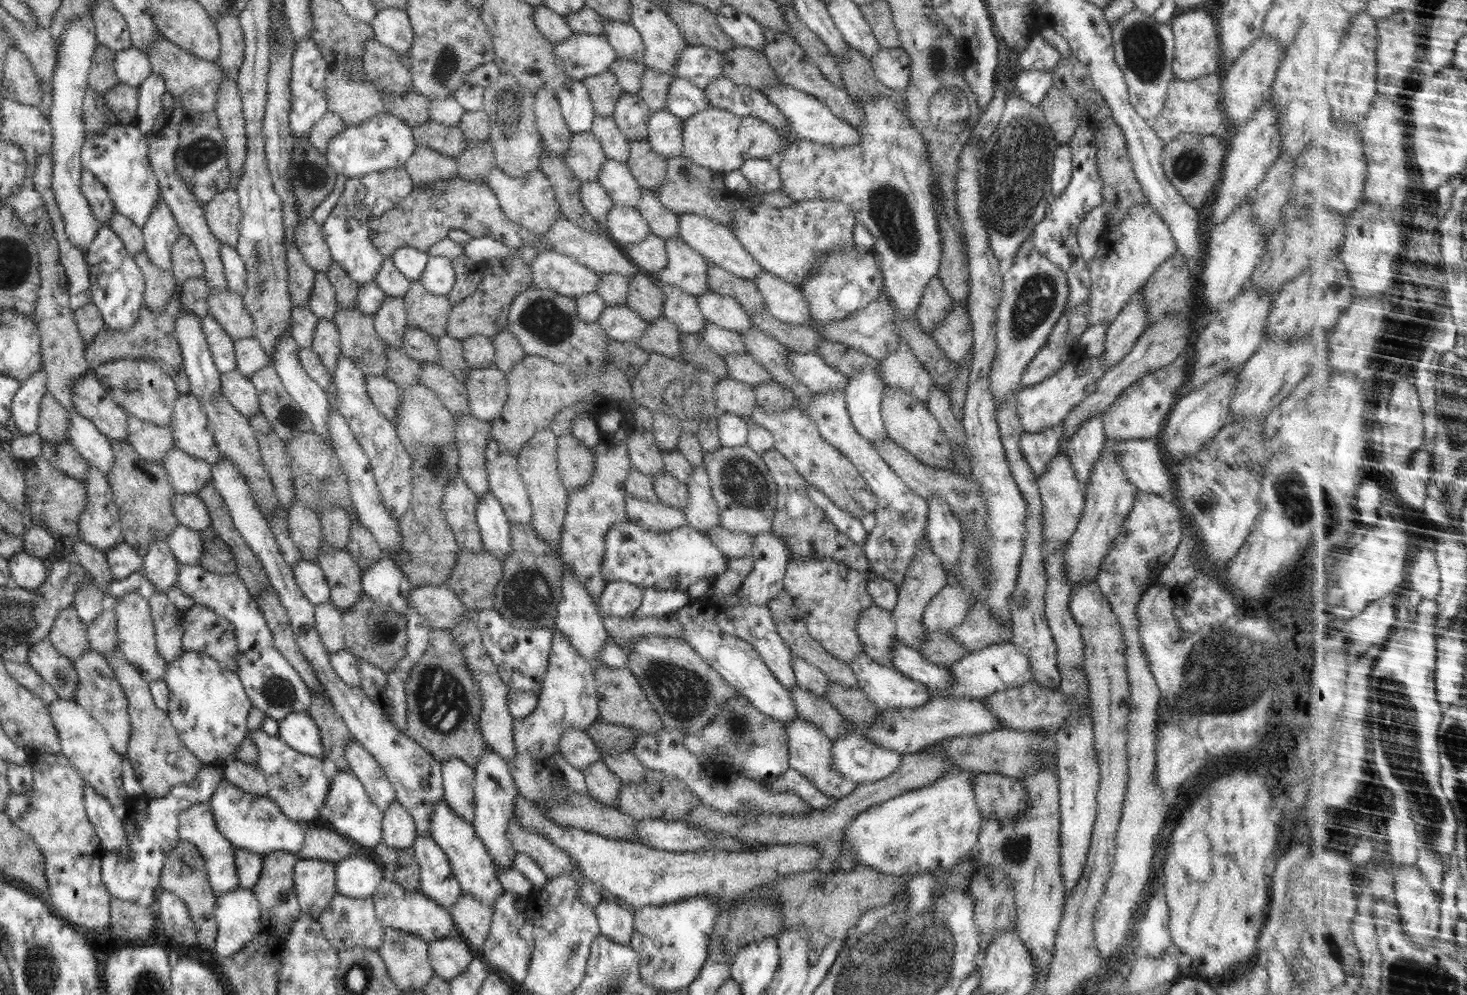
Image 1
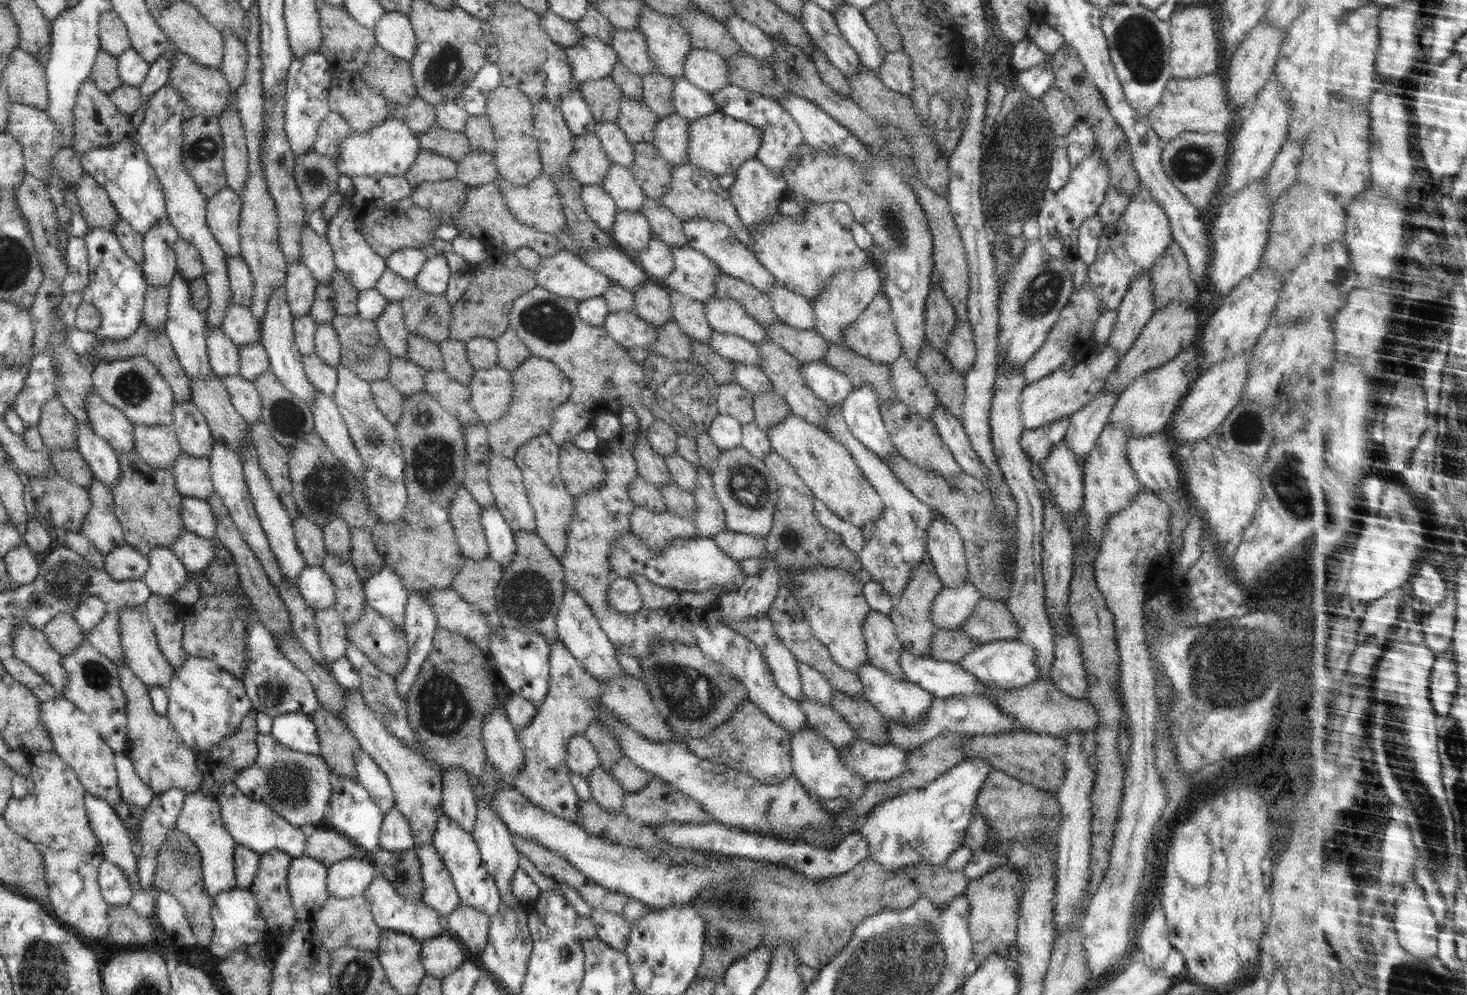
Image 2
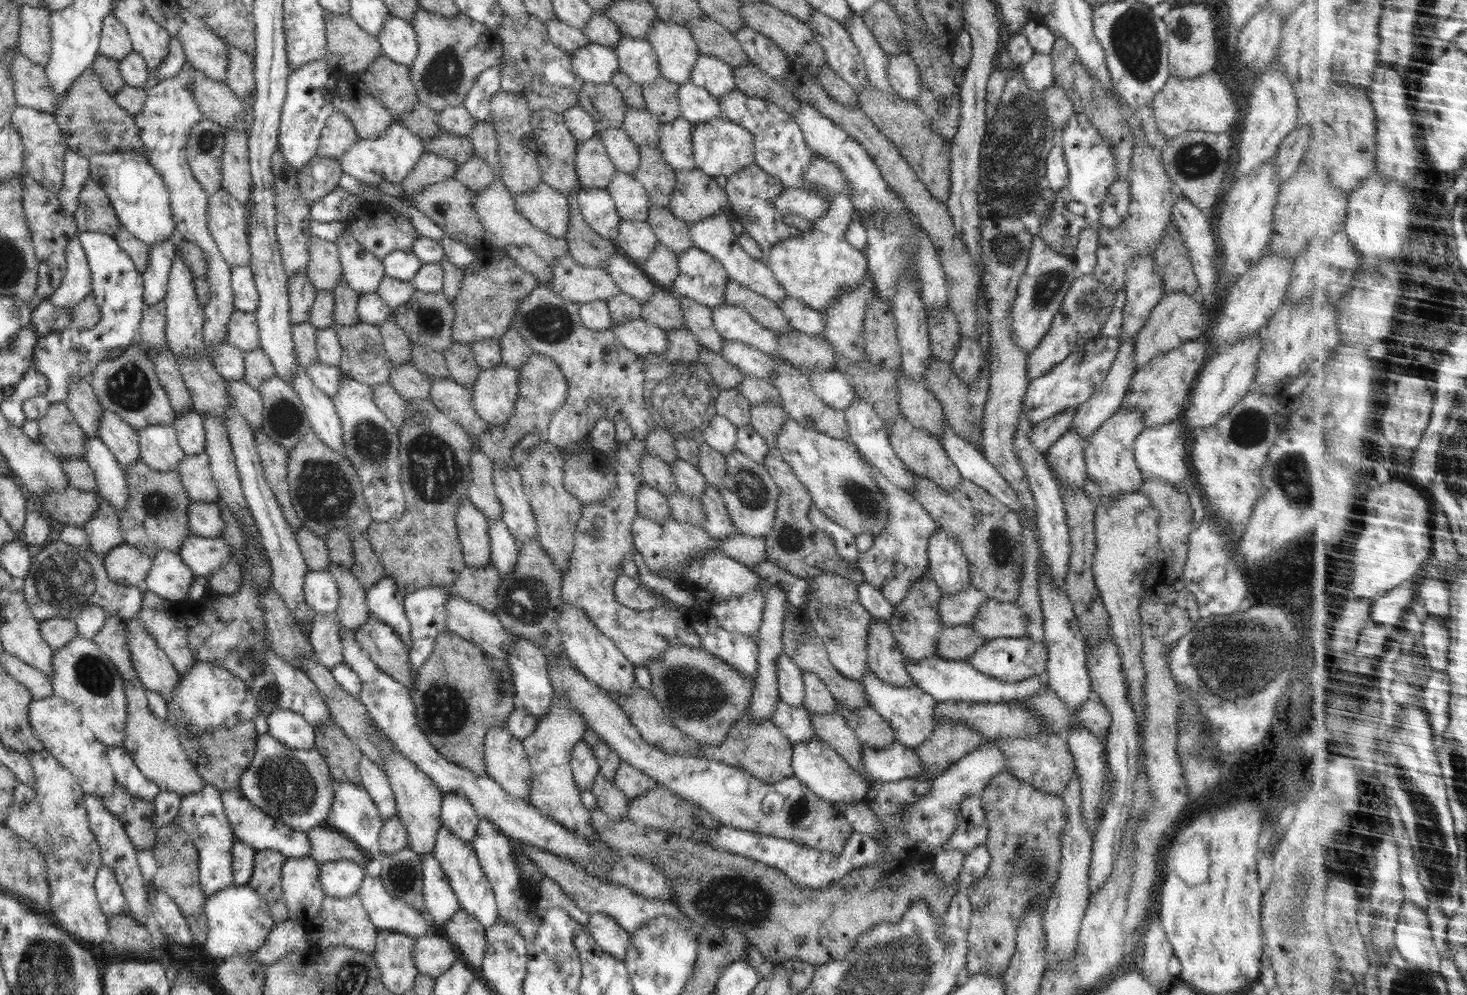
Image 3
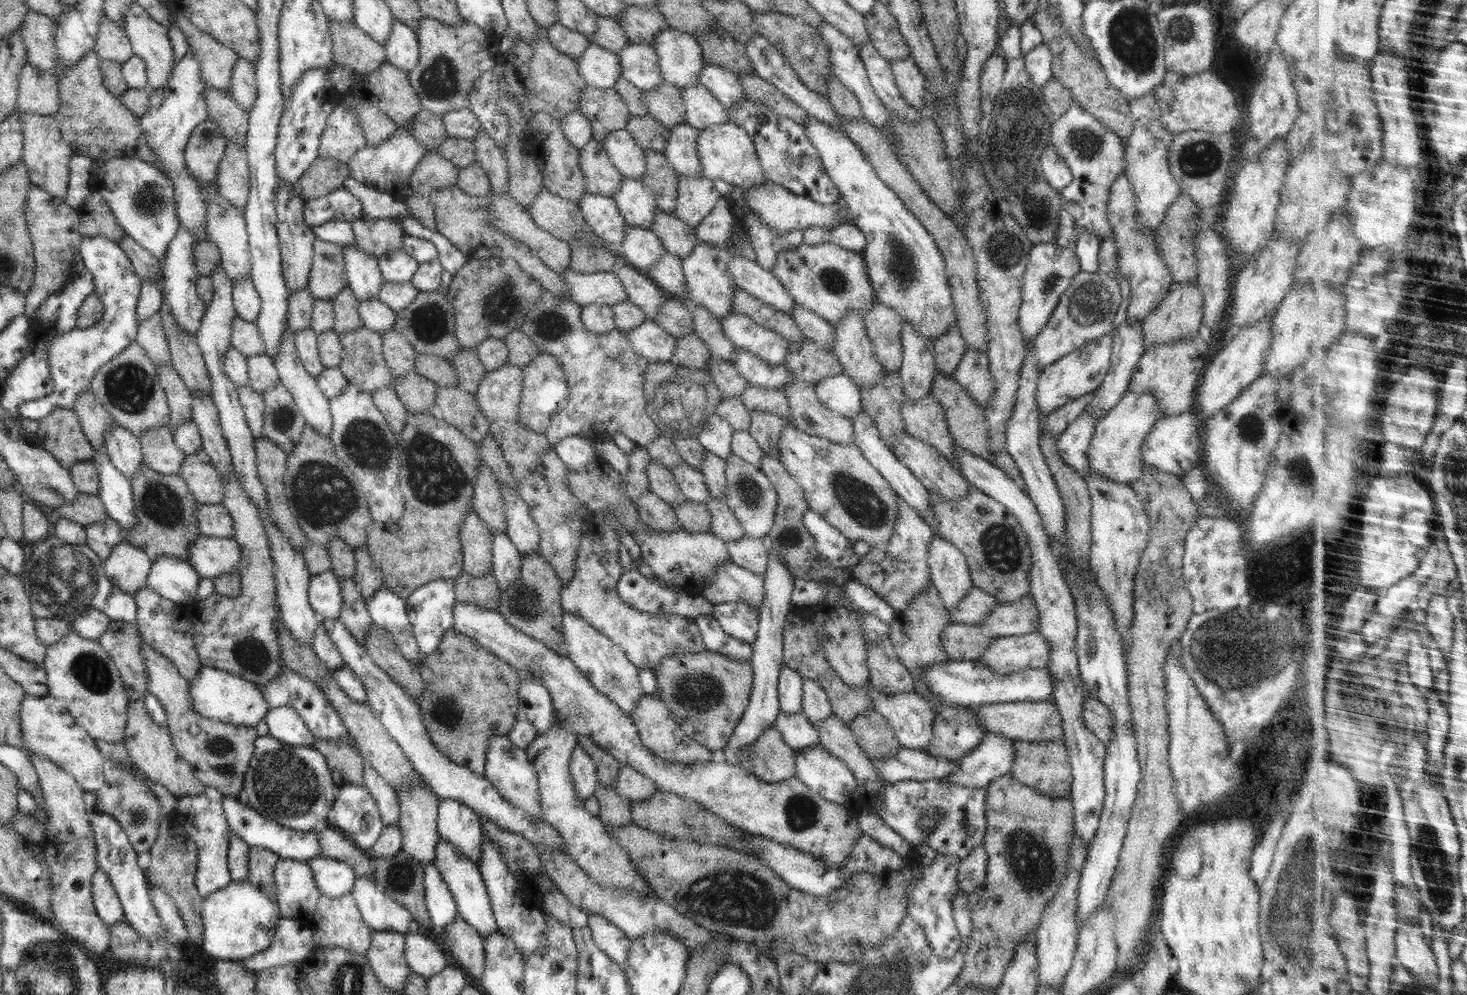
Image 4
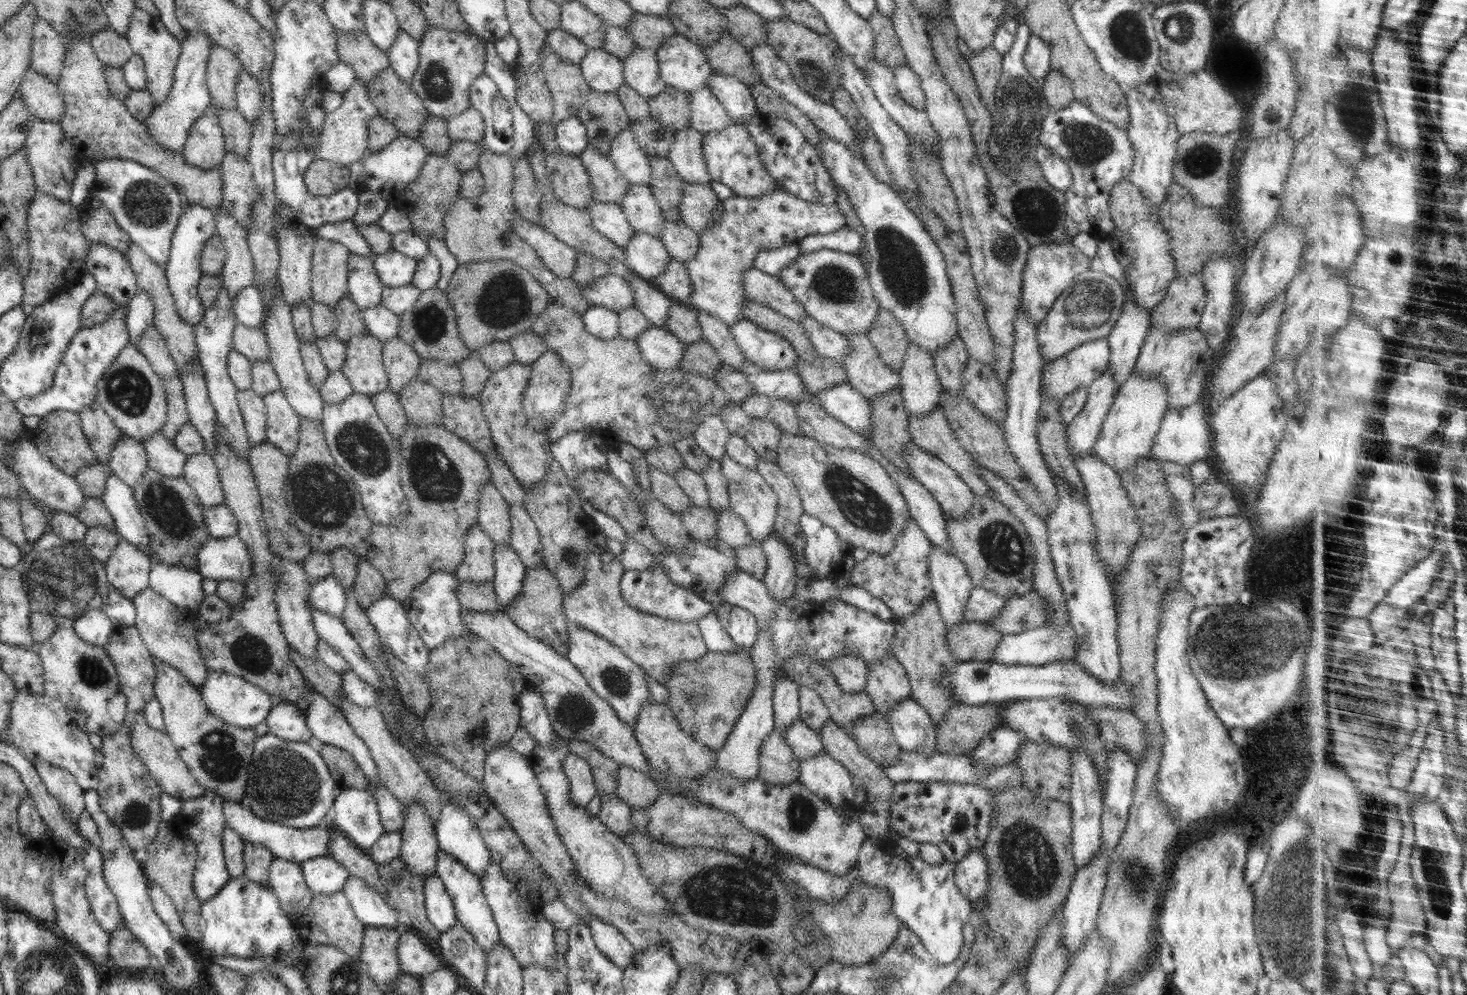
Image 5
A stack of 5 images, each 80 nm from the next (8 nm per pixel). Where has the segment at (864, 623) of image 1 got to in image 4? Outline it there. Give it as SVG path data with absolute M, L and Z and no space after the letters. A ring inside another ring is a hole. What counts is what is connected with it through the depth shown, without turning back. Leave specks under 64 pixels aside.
M890 636L874 641L867 651L870 685L883 694L900 694L914 689L912 675L896 657Z

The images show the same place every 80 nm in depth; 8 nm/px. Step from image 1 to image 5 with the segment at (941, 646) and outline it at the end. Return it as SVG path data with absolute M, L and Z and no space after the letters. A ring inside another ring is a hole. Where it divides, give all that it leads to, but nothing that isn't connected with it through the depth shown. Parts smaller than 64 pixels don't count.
M963 621L946 634L948 651L959 661L990 661L1002 634L986 623Z

